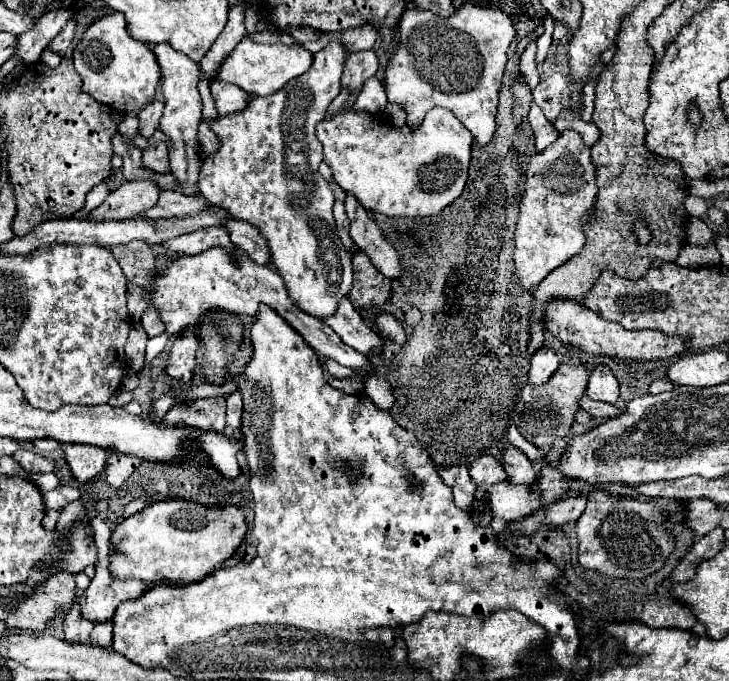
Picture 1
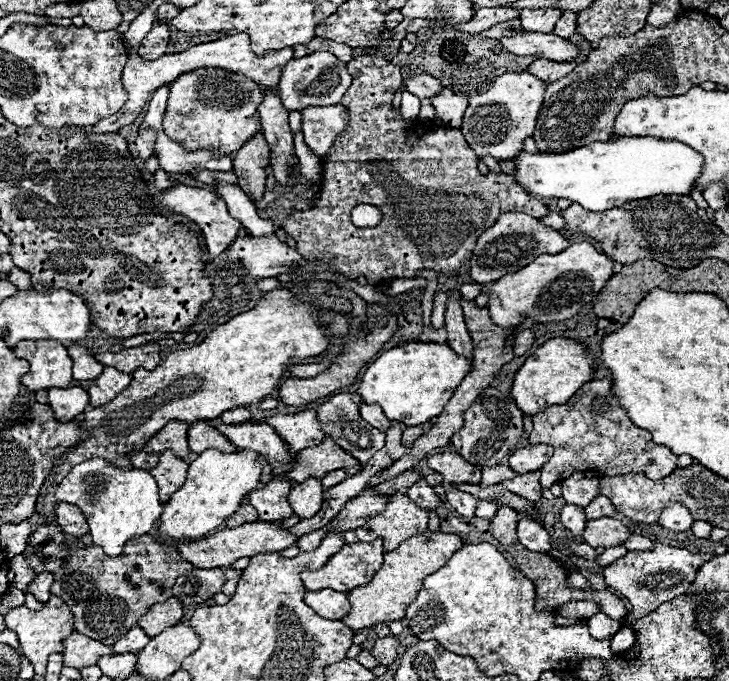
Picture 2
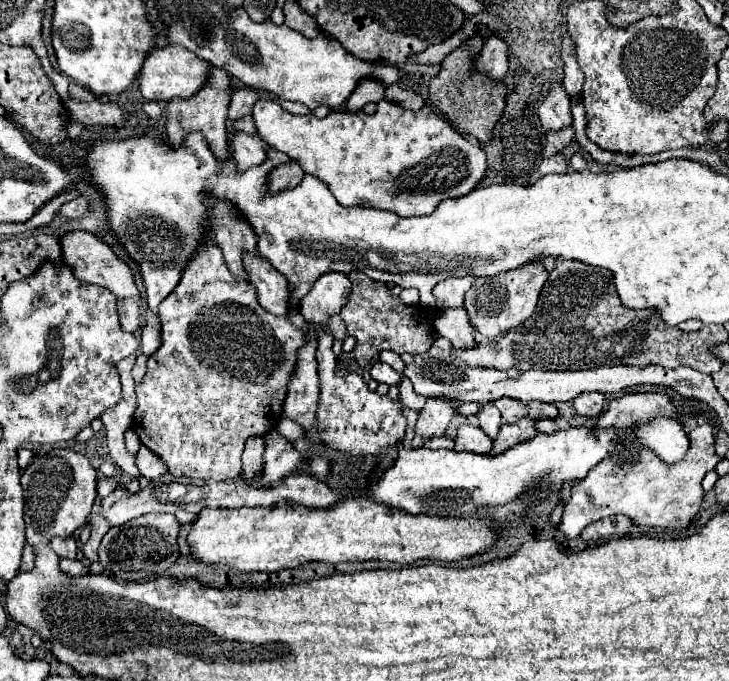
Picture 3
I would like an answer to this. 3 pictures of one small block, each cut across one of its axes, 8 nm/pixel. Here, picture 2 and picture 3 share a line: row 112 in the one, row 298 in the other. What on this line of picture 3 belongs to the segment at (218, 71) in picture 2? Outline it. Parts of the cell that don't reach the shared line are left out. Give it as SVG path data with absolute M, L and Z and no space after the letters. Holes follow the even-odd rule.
M208 240L198 250L192 264L184 270L180 284L158 306L158 314L160 314L160 320L162 320L162 344L148 358L148 372L146 372L144 380L140 384L136 384L138 408L134 412L132 430L138 434L140 442L148 450L158 454L168 464L168 470L170 470L172 476L186 476L186 478L198 478L198 480L236 480L242 472L240 456L242 456L246 440L252 438L252 436L268 434L272 428L276 428L276 424L282 418L282 404L284 404L284 398L286 398L286 392L288 392L288 382L290 382L290 376L294 374L294 368L296 368L296 352L298 352L298 348L304 346L304 342L308 342L306 332L296 328L286 316L274 316L274 314L266 312L258 304L256 288L250 282L242 282L238 278L232 278L226 262L222 258L222 250L214 248L212 240Z

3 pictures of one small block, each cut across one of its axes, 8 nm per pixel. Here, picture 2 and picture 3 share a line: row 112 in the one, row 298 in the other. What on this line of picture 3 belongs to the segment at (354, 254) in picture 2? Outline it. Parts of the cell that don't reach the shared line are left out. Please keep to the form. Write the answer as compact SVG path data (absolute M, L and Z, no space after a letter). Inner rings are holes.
M362 272L348 274L348 278L352 282L352 294L350 294L350 302L342 308L340 318L344 320L348 334L356 338L356 346L352 354L360 366L368 366L370 360L384 348L394 350L398 354L404 352L420 354L426 348L430 348L432 342L440 336L434 330L434 320L438 318L437 308L408 306L398 296L392 296L386 284L374 282L372 278L366 278L366 274Z

